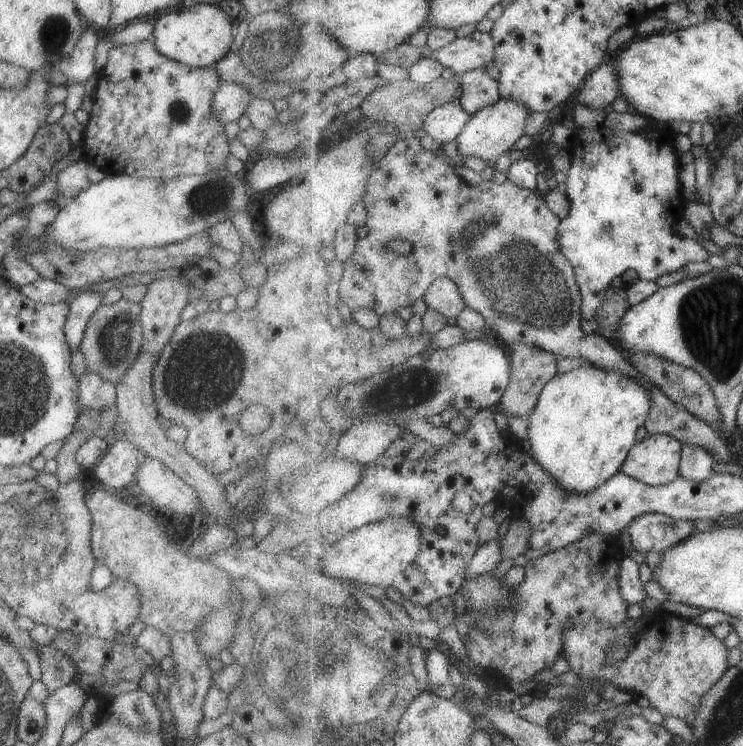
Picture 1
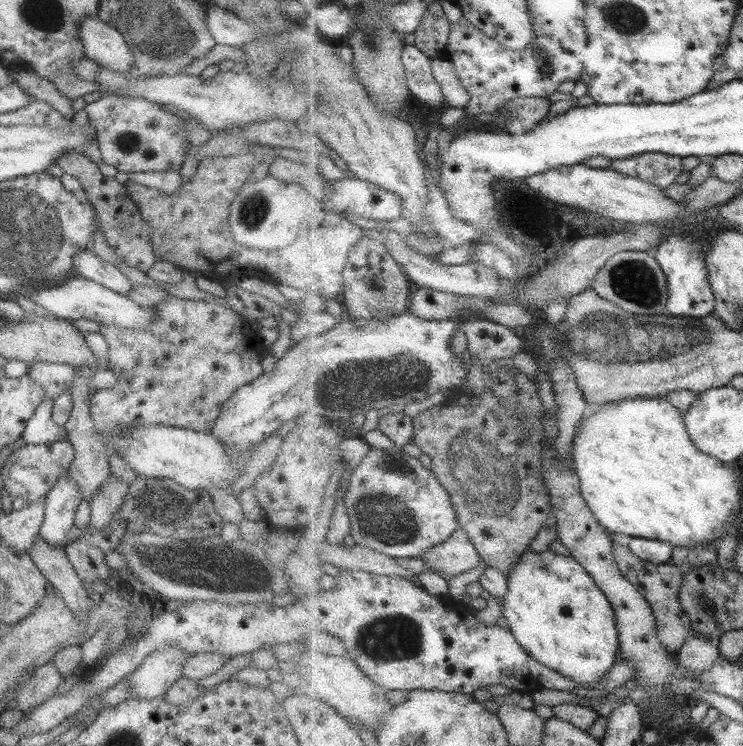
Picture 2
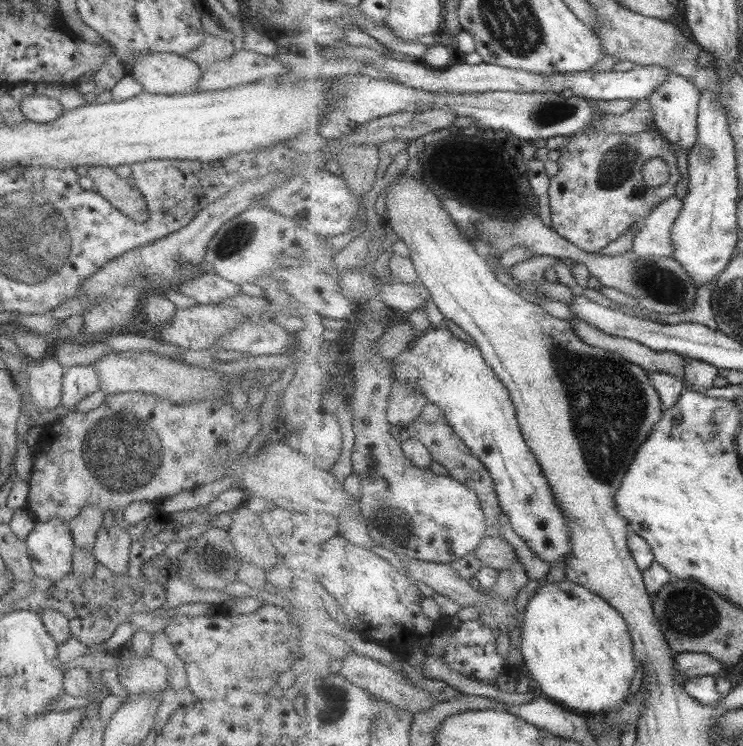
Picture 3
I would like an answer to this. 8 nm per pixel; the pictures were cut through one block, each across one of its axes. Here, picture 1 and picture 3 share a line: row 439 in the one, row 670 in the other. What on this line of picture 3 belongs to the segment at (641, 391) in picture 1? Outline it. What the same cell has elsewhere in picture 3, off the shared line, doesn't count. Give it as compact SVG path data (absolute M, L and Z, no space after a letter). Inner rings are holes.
M540 579L539 583L540 587L535 590L523 614L519 649L525 668L539 684L544 696L567 709L585 715L608 714L617 709L629 697L639 667L625 617L598 593L571 580L549 582Z

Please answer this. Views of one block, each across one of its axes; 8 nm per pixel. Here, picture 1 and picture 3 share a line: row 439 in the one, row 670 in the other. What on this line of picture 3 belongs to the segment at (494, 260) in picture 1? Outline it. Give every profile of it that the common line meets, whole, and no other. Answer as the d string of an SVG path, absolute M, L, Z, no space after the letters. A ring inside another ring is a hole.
M677 652L677 669L679 674L686 678L695 676L716 676L718 672L725 669L725 664L711 654L697 652Z

